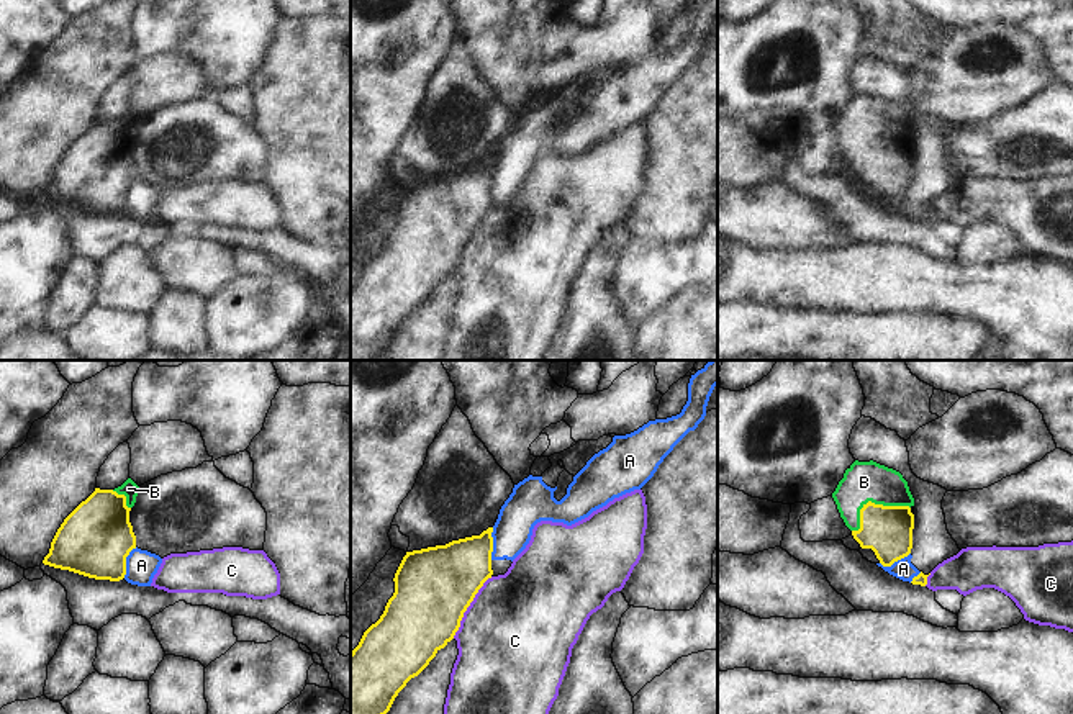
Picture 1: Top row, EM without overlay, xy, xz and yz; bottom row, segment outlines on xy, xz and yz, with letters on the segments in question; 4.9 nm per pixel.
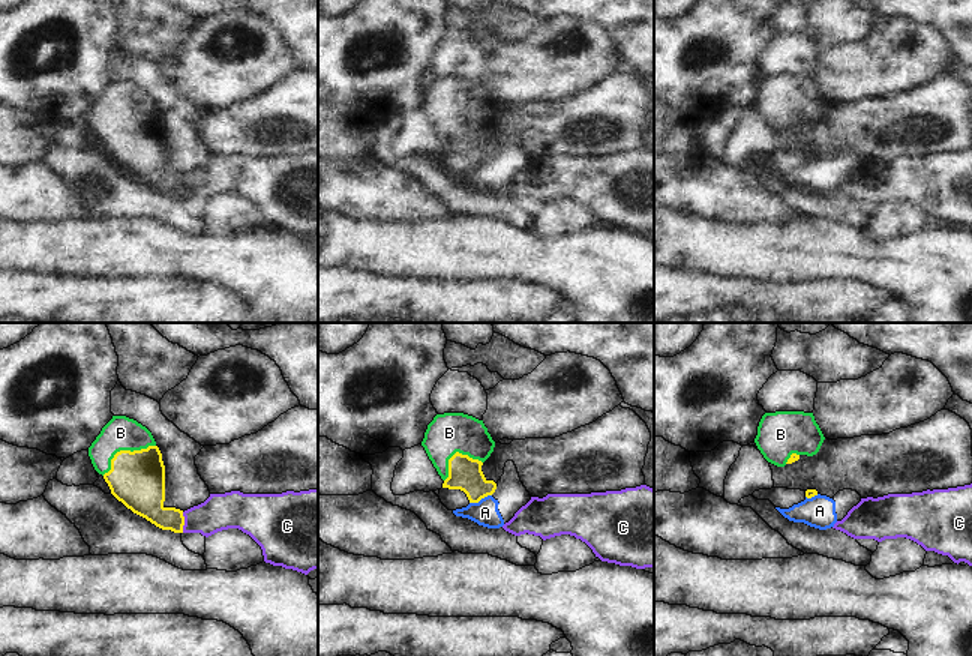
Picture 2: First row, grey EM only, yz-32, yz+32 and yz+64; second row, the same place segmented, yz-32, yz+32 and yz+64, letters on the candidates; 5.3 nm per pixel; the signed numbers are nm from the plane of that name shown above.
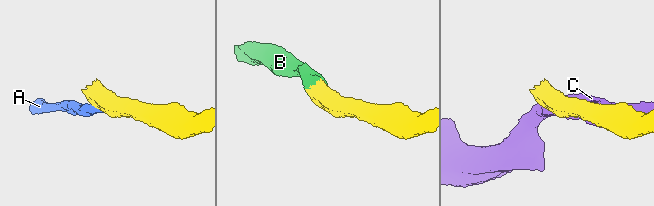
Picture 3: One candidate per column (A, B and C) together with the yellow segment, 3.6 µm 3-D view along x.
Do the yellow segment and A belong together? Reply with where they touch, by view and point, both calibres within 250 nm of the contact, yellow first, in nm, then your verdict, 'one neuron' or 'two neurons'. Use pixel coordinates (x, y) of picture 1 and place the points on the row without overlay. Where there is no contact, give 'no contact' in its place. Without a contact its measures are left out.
xy (125, 195) | 360/160 nm | two neurons

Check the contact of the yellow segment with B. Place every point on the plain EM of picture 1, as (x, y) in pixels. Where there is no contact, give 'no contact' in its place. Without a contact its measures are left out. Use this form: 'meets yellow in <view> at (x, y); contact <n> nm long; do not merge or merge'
meets yellow in yz at (872, 136); contact 320 nm long; merge

